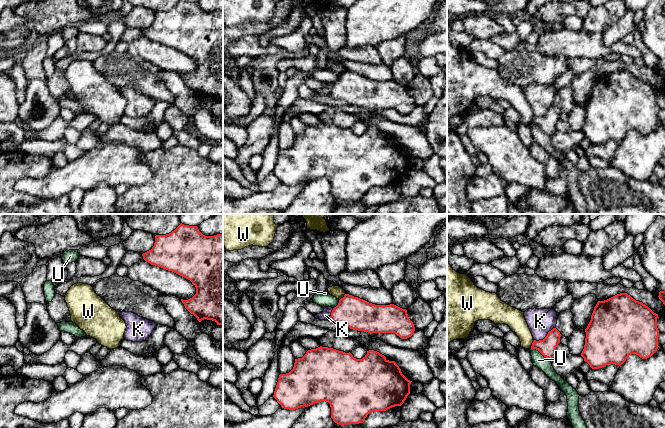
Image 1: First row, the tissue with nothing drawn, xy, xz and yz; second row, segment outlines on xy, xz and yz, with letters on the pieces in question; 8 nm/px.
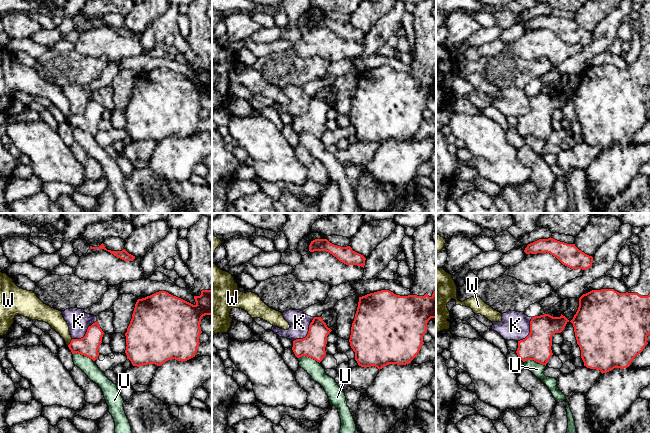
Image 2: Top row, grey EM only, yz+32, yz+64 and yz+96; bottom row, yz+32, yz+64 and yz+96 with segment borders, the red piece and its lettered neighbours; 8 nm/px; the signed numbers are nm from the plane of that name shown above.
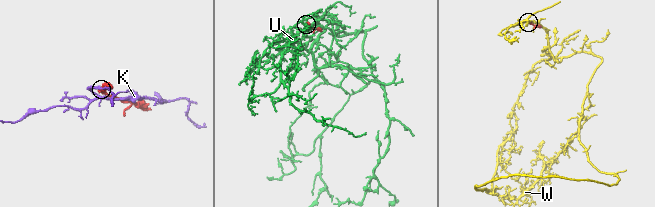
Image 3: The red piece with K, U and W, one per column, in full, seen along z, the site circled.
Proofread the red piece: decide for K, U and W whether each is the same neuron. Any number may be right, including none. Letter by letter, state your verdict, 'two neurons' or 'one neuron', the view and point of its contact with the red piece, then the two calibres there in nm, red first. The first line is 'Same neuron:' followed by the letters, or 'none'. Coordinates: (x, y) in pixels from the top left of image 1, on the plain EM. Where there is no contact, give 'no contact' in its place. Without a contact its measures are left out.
Same neuron: none
K: two neurons | yz (546, 112) | 140/200 nm
U: two neurons | yz (541, 129) | 140/110 nm
W: two neurons | yz (532, 120) | 140/150 nm

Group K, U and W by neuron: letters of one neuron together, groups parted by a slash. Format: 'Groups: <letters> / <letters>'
Groups: K / U / W

